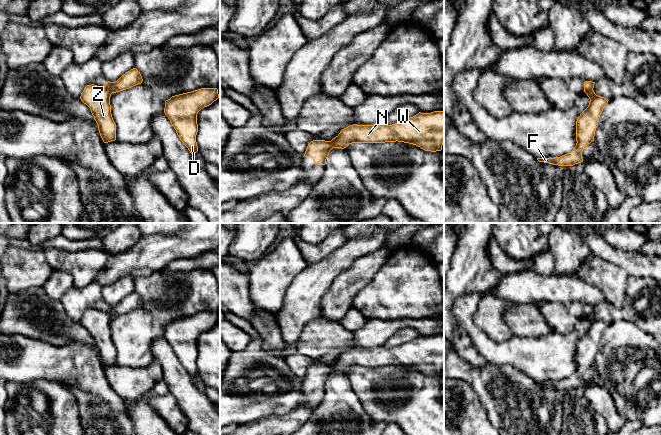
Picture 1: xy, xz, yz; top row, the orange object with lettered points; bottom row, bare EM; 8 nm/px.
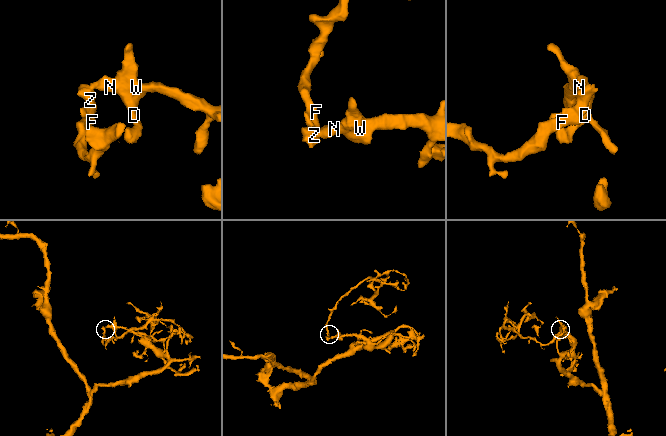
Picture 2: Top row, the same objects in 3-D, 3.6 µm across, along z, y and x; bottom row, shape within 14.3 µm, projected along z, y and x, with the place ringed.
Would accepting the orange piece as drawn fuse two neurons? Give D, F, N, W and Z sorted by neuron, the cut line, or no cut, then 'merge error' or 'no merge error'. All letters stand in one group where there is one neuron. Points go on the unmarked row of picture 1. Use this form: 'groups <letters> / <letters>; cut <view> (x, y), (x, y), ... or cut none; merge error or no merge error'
groups D N W / F Z; cut xy (104, 311), (111, 317); merge error

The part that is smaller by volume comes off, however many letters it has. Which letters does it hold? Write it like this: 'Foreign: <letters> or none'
Foreign: F, Z

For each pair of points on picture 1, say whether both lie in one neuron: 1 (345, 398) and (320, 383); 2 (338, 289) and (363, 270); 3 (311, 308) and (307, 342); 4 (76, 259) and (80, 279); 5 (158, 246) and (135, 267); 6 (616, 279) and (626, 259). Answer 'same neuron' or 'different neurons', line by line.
1: different neurons
2: same neuron
3: different neurons
4: same neuron
5: same neuron
6: different neurons

